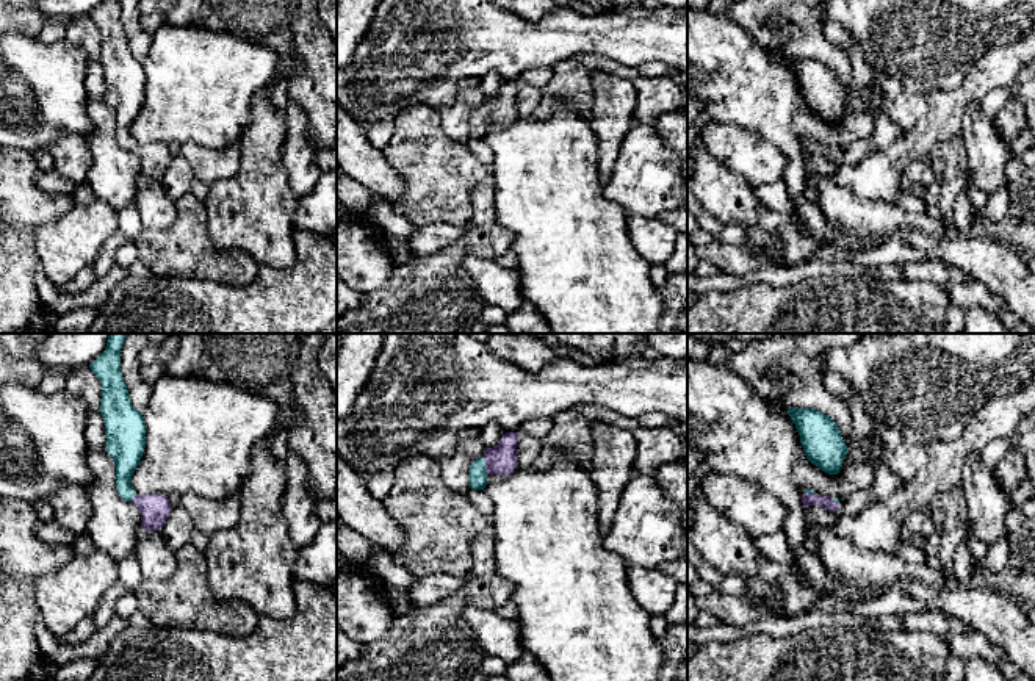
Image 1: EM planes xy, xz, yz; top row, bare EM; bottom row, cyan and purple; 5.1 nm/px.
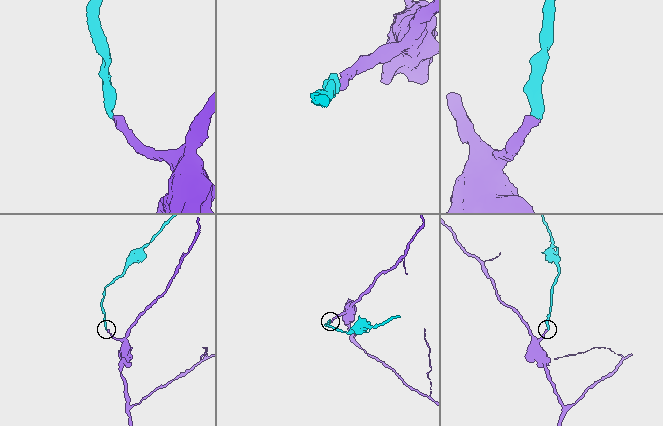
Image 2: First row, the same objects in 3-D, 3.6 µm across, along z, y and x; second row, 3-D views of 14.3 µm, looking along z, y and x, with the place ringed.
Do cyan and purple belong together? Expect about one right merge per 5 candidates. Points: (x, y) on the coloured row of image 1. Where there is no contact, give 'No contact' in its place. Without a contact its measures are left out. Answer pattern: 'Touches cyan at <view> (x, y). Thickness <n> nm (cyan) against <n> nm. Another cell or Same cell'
Touches cyan at xz (484, 465). Thickness 100 nm (cyan) against 160 nm. Same cell

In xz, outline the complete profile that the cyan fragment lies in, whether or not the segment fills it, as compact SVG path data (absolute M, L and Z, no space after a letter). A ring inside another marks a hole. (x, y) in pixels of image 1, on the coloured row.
M506 432L496 446L487 448L482 457L470 467L470 485L474 490L484 490L487 476L507 476L518 467L517 441L518 432Z

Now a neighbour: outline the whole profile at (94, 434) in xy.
M89 409L85 437L88 451L96 448L105 448L106 445L105 423L99 410Z

